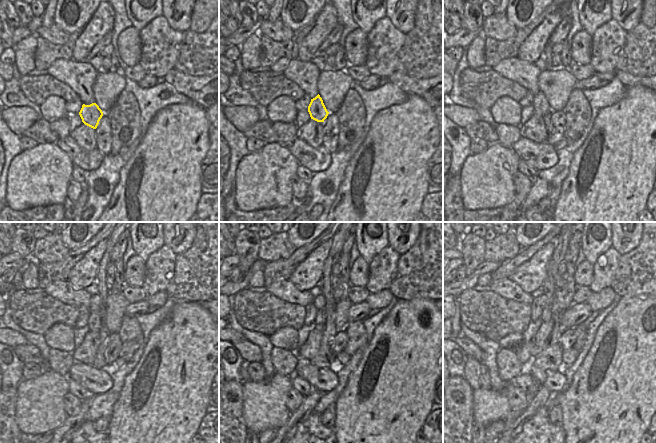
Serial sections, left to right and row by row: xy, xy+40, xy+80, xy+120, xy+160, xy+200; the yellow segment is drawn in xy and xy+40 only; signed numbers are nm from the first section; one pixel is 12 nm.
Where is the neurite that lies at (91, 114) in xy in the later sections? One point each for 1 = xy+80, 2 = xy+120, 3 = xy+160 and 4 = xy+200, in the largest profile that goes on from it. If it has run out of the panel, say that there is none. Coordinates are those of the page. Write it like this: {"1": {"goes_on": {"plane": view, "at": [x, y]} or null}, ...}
{"1": {"goes_on": {"plane": "xy+80", "at": [541, 107]}}, "2": {"goes_on": {"plane": "xy+120", "at": [94, 322]}}, "3": {"goes_on": {"plane": "xy+160", "at": [321, 316]}}, "4": {"goes_on": {"plane": "xy+200", "at": [546, 314]}}}

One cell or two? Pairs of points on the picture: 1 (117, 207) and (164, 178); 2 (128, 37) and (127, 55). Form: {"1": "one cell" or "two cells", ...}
{"1": "one cell", "2": "one cell"}

